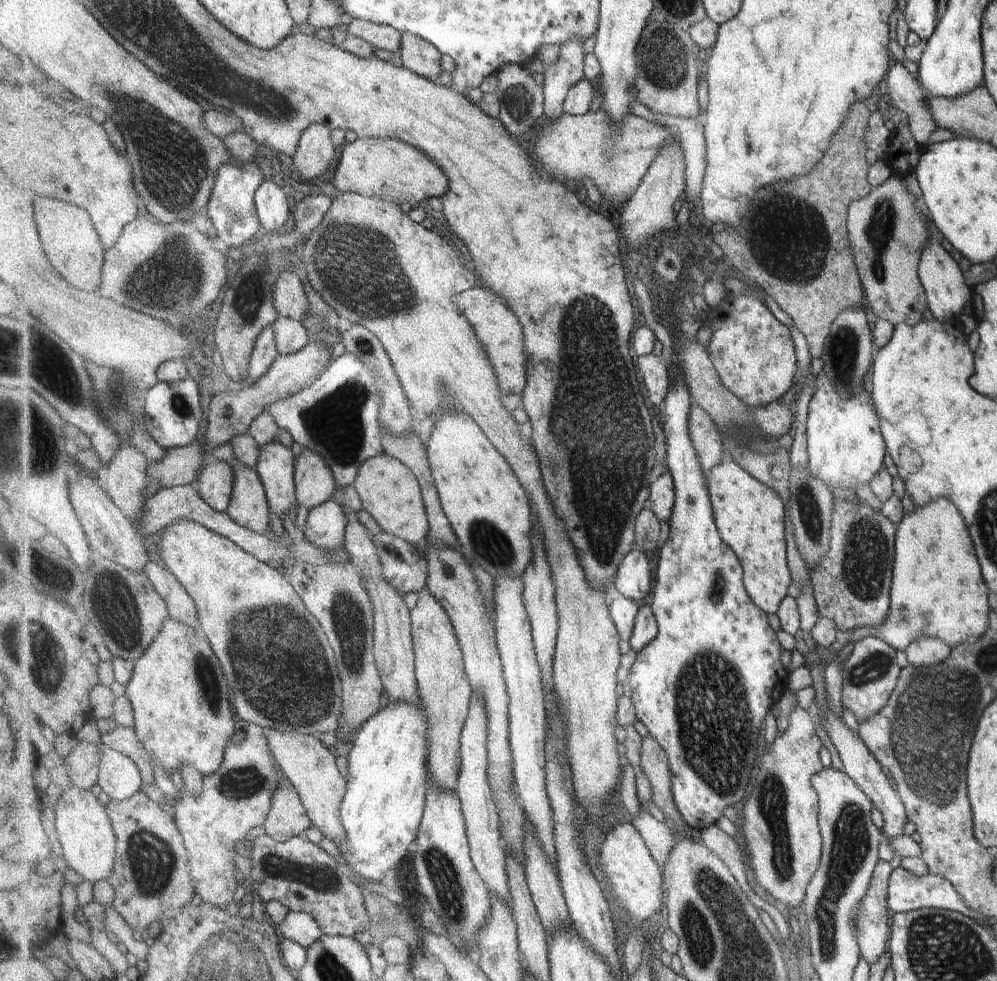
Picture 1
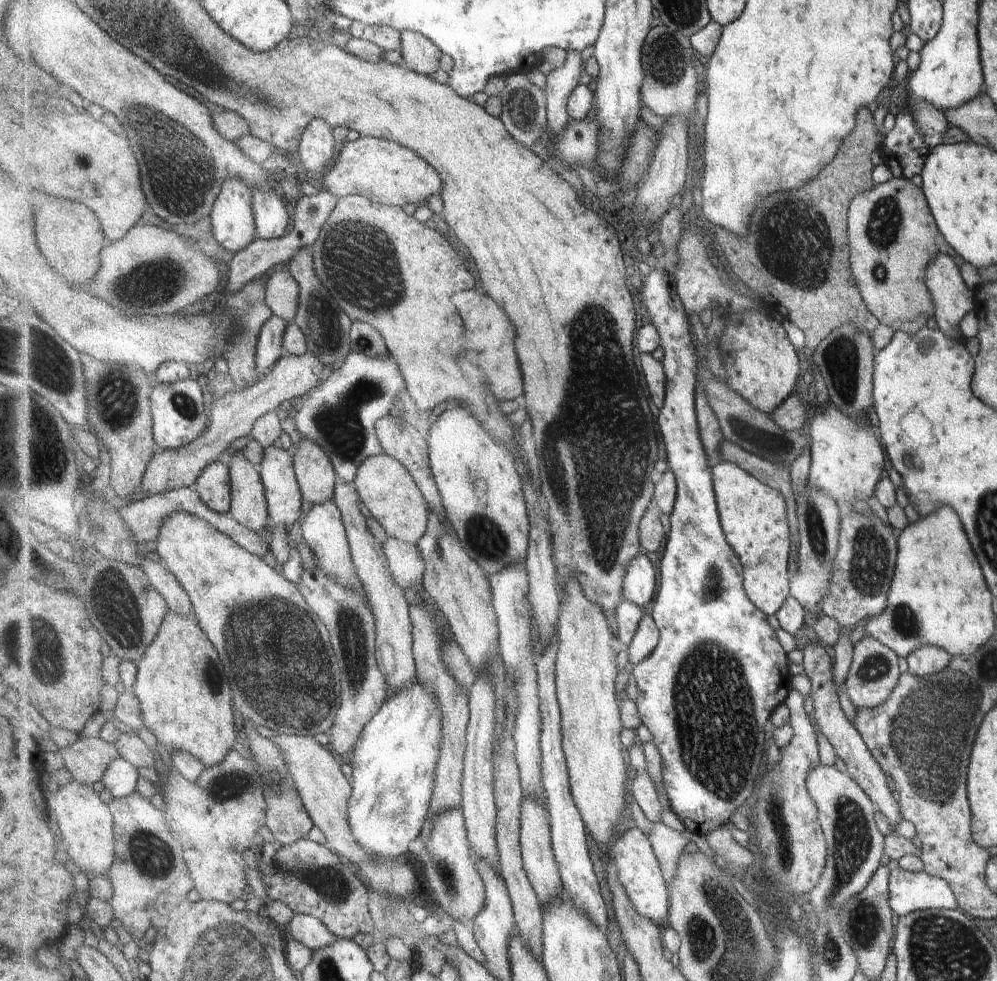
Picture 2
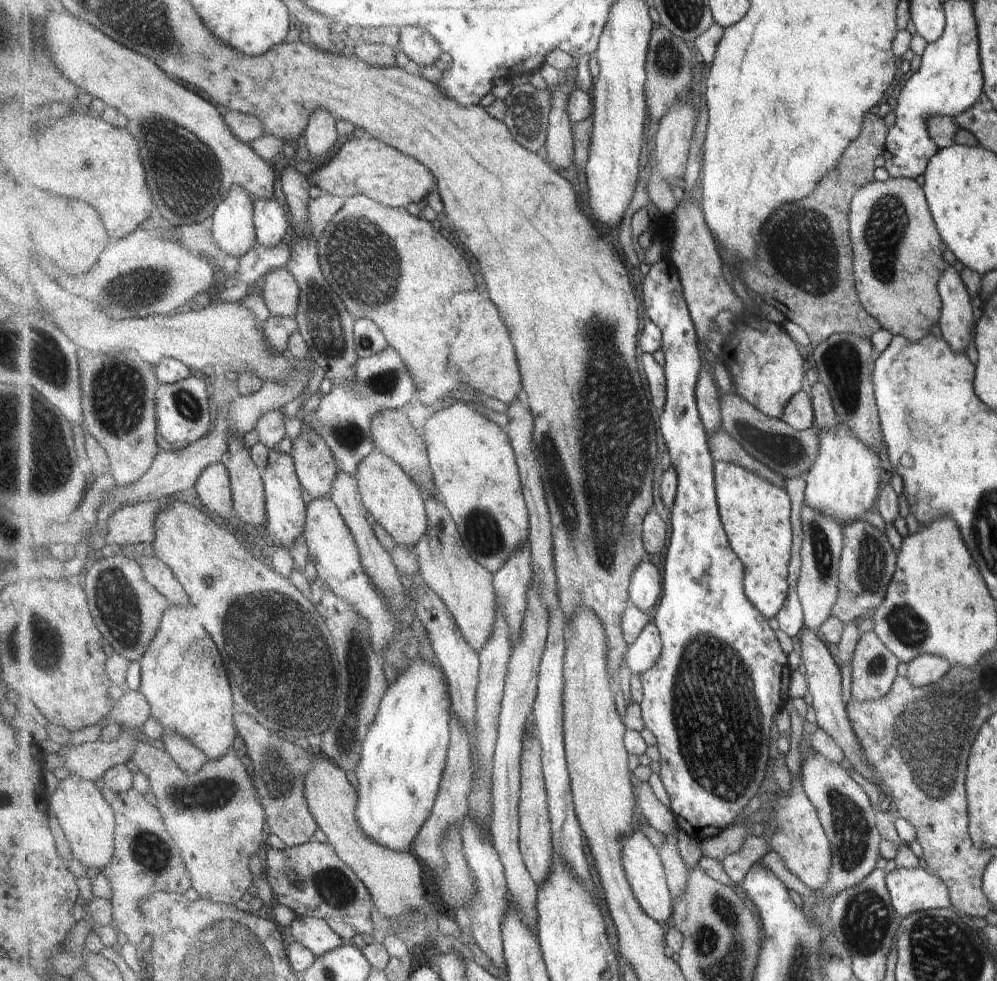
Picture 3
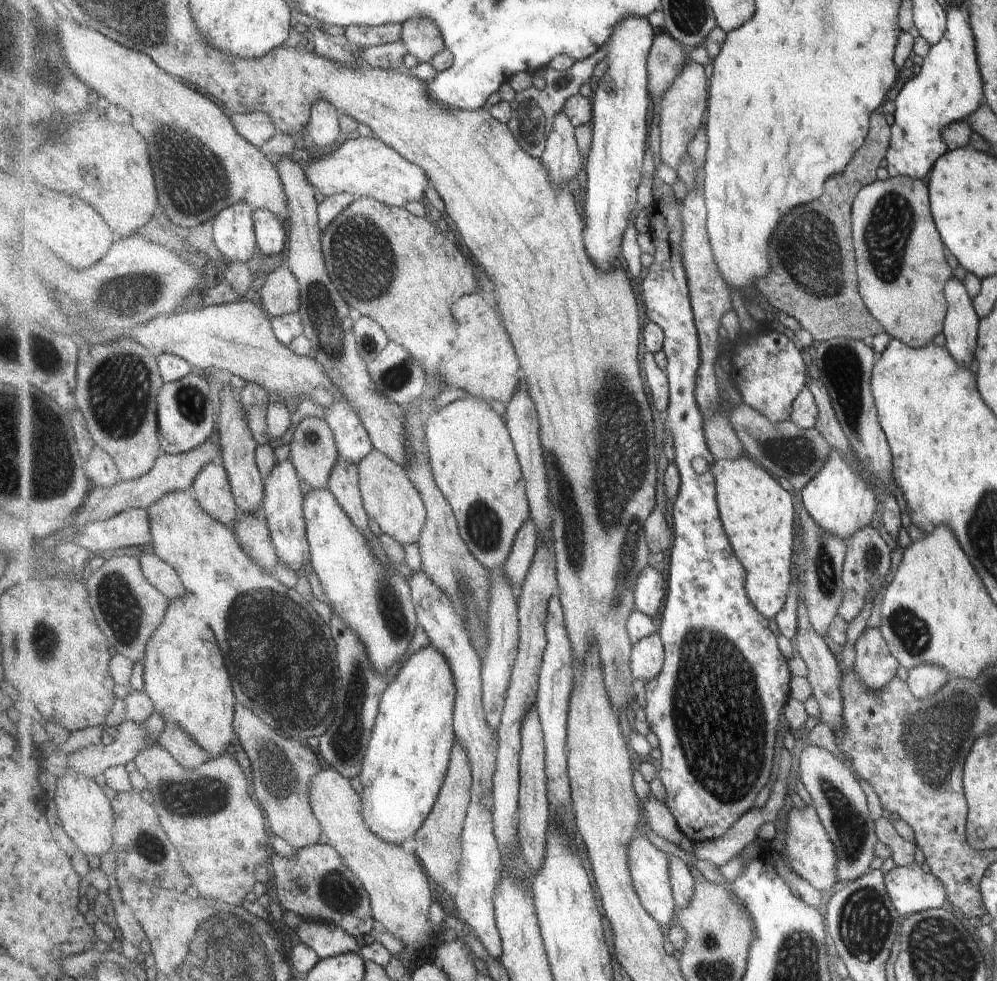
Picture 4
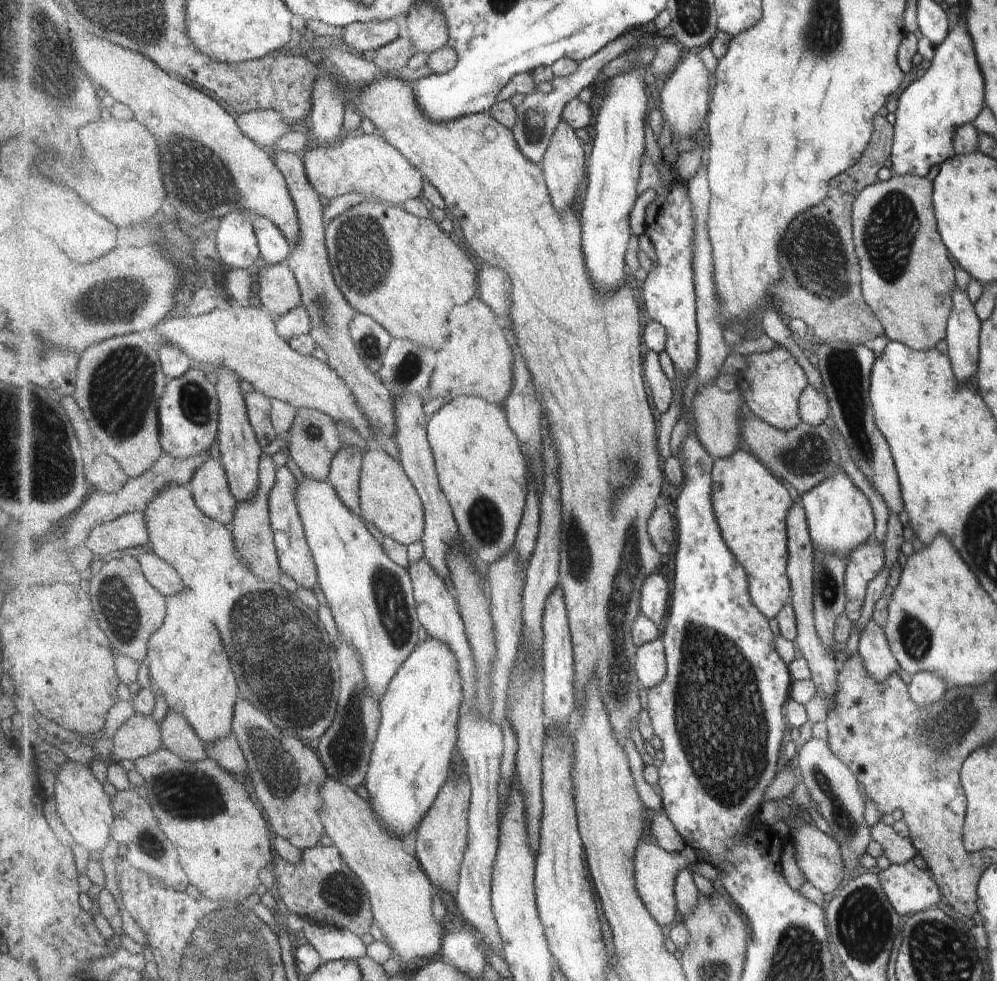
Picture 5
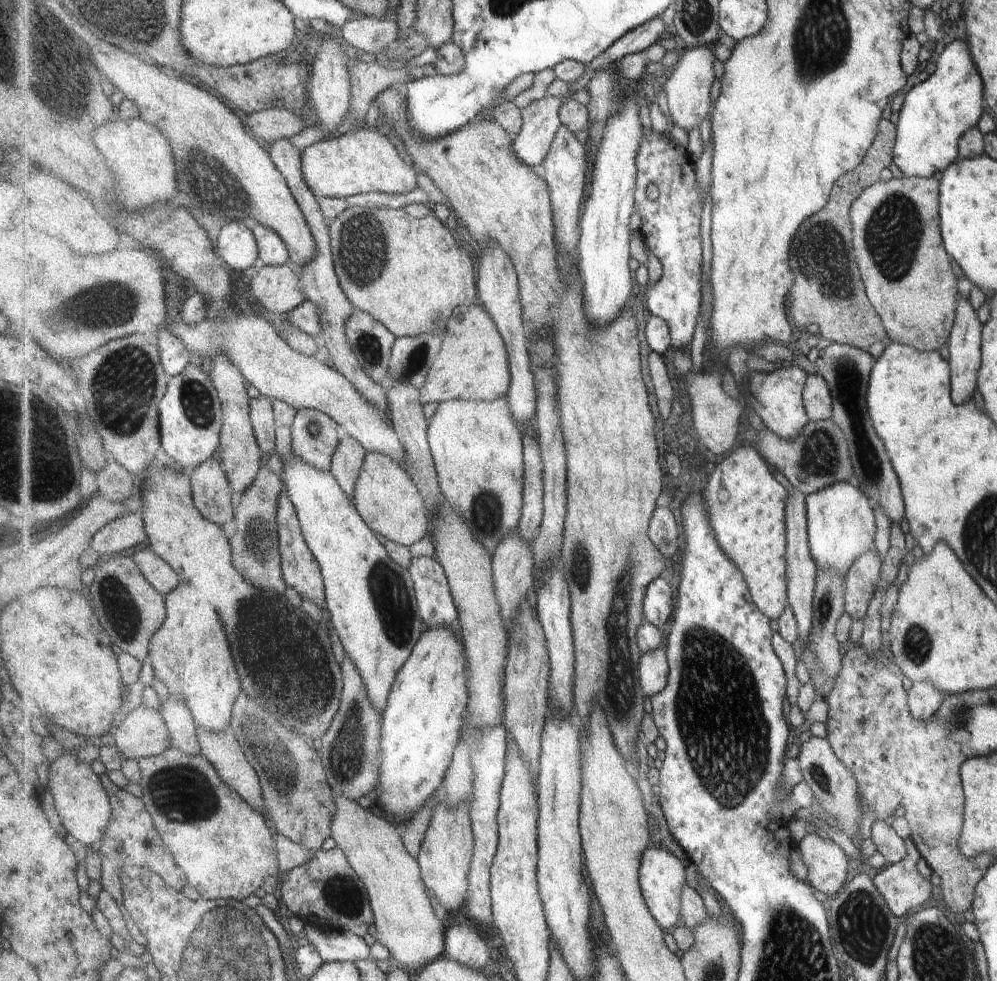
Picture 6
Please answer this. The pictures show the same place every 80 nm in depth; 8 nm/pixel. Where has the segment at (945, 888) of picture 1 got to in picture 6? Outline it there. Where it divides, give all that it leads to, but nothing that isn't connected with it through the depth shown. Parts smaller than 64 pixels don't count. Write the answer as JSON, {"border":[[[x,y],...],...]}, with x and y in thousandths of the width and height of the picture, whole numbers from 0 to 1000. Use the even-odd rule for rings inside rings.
{"border":[[[907,856],[909,872],[902,878],[880,889],[875,896],[875,902],[886,915],[890,926],[905,937],[910,930],[922,927],[934,914],[941,914],[939,906],[932,897],[928,897],[919,886],[923,875],[915,856]]]}

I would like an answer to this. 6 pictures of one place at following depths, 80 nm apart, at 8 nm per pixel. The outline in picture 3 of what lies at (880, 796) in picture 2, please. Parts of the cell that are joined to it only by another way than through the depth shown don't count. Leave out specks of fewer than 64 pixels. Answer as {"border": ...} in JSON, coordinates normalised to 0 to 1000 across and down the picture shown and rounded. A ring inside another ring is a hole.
{"border":[[[806,639],[801,654],[802,657],[800,657],[799,663],[803,667],[803,673],[809,683],[808,692],[811,696],[815,726],[818,730],[816,742],[823,742],[827,748],[831,749],[834,754],[842,761],[842,765],[846,767],[846,771],[850,773],[856,785],[864,789],[872,797],[877,798],[878,795],[873,785],[874,782],[869,779],[865,762],[854,744],[847,718],[844,717],[844,692],[841,679],[834,672],[834,668],[831,668],[831,664],[823,649],[811,639]]]}

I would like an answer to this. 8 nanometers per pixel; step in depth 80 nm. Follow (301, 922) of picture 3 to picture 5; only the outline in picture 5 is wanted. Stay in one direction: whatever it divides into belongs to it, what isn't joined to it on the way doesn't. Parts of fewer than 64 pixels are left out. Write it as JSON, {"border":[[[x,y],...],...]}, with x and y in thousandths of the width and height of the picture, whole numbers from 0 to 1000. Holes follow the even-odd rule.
{"border":[[[306,938],[303,948],[308,960],[321,970],[326,982],[344,978],[359,980],[369,975],[369,964],[351,948],[314,938]]]}

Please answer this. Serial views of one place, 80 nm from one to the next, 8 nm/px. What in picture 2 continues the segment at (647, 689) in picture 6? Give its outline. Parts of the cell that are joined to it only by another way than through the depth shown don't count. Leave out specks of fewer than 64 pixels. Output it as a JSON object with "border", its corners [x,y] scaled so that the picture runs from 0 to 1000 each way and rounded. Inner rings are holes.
{"border":[[[649,622],[641,637],[641,642],[630,661],[631,678],[635,680],[650,672],[659,661],[661,653],[661,639],[654,629],[652,622]]]}

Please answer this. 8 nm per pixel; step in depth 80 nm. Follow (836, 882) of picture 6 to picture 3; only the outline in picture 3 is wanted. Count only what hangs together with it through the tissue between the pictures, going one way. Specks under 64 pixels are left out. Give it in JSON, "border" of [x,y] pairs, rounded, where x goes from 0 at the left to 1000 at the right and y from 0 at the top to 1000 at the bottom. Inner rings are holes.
{"border":[[[803,793],[799,798],[794,798],[793,796],[793,800],[795,803],[792,811],[788,811],[783,807],[777,817],[768,819],[775,824],[773,826],[773,835],[776,834],[779,840],[779,845],[775,846],[775,848],[771,845],[768,846],[768,854],[773,866],[783,874],[785,882],[814,908],[821,909],[830,898],[830,889],[835,879],[834,862],[823,839],[820,837],[819,824],[817,824],[813,814],[809,811]]]}

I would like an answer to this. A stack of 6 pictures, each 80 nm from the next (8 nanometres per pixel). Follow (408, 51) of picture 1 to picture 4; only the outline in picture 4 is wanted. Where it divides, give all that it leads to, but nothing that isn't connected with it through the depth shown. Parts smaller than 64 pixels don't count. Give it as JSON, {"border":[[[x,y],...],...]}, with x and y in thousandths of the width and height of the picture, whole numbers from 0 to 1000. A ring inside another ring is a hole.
{"border":[[[426,17],[412,18],[403,24],[403,42],[420,63],[431,63],[448,49],[436,22]]]}

